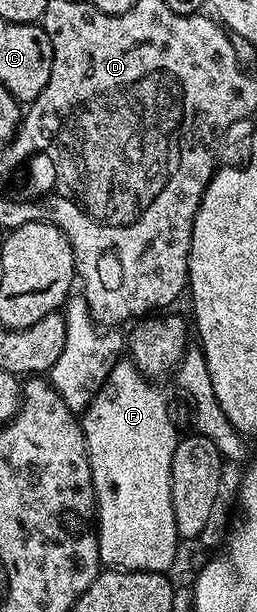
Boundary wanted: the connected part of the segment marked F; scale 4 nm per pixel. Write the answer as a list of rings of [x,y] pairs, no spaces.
[[[120,358],[108,374],[104,386],[92,398],[80,423],[86,439],[86,453],[90,455],[96,531],[98,533],[98,559],[107,569],[123,572],[169,573],[178,556],[180,539],[176,519],[172,512],[172,486],[170,475],[172,454],[180,439],[180,432],[170,421],[170,408],[166,396],[139,372],[129,358]]]

